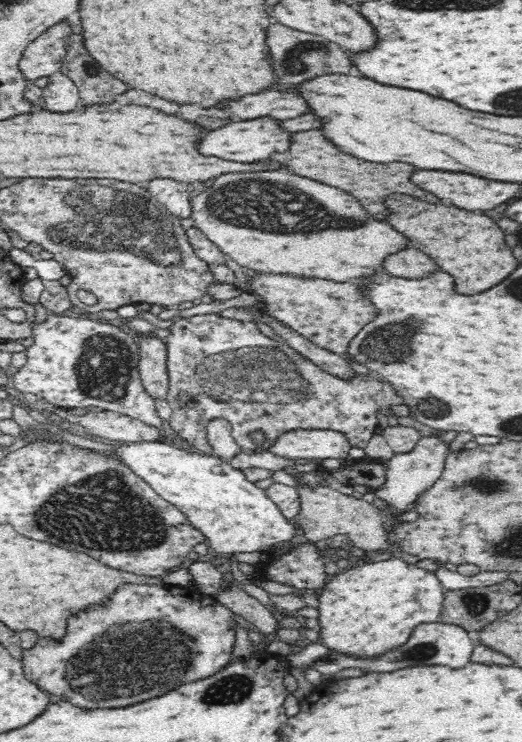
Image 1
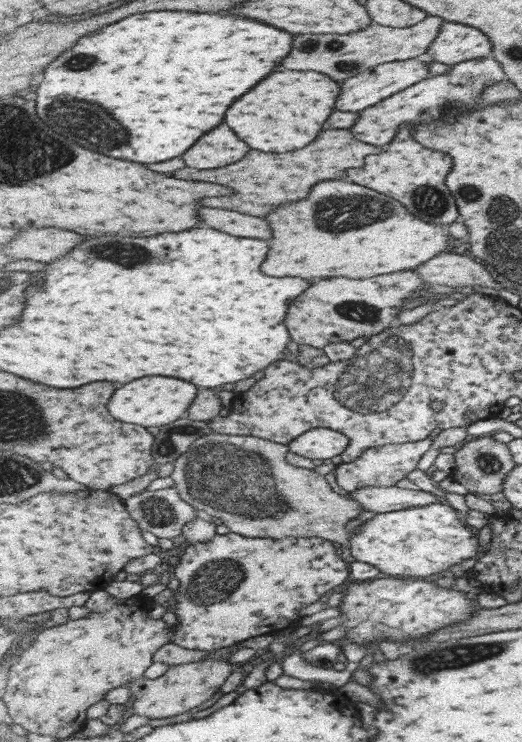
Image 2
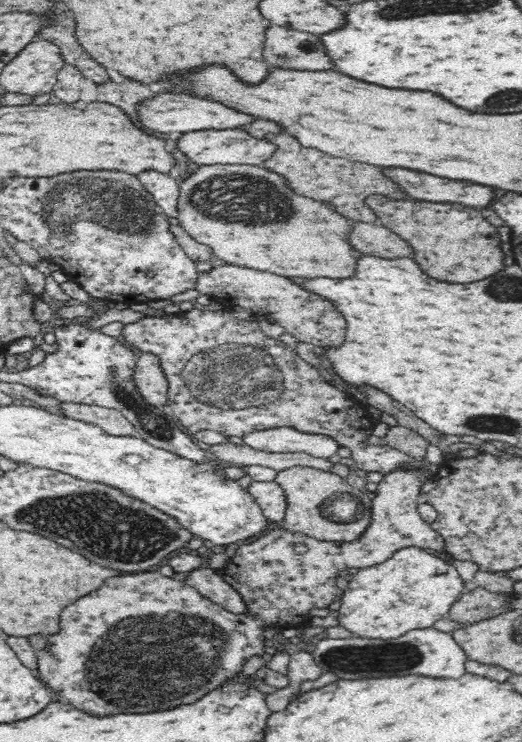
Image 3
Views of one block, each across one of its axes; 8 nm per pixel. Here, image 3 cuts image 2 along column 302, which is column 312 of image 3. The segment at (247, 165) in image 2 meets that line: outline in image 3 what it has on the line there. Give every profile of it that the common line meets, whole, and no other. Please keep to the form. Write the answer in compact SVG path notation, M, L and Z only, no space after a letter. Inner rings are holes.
M266 134L266 140L276 144L276 152L262 166L280 174L282 178L286 178L286 184L292 188L294 194L306 196L306 198L312 198L318 202L328 202L344 218L358 220L358 222L372 222L374 214L364 214L370 210L362 200L370 194L384 194L384 196L396 198L396 200L406 198L406 196L402 196L402 192L398 192L398 186L394 182L390 182L388 178L382 176L378 166L350 162L344 158L334 158L334 156L322 154L312 148L308 148L308 150L300 148L300 144L292 136L286 136L286 134ZM350 208L352 208L352 212L350 212ZM342 210L348 210L348 212L342 212Z

